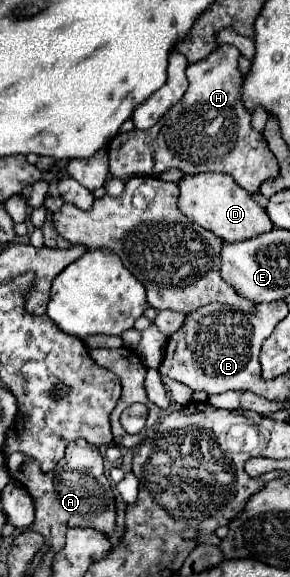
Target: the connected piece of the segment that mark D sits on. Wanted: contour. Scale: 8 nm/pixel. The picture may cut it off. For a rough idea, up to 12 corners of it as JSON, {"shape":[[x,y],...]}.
{"shape":[[229,174],[179,182],[179,210],[225,242],[273,228]]}

